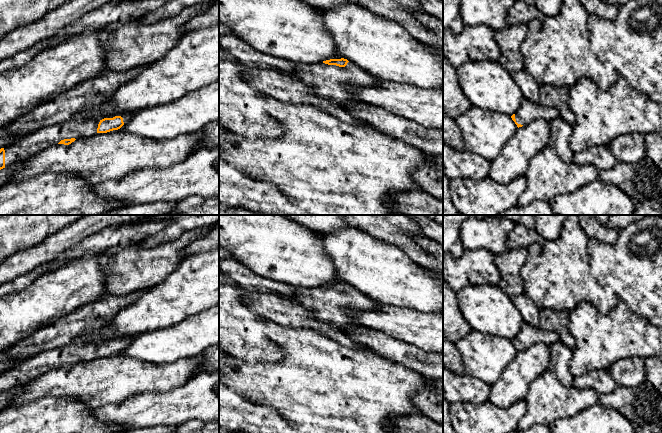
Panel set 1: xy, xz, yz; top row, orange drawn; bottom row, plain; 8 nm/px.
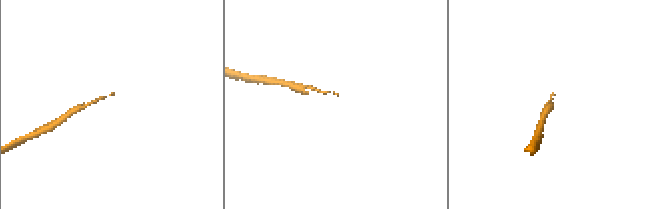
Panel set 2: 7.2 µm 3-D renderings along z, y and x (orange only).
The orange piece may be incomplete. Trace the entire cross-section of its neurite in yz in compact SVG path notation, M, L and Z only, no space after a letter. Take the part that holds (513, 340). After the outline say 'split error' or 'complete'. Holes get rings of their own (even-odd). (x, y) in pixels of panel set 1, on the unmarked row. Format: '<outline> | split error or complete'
M524 323L518 335L513 338L511 342L519 352L528 349L536 343L544 343L551 346L559 340L559 336L556 332L543 330L539 326Z | split error

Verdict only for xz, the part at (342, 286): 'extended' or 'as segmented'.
extended

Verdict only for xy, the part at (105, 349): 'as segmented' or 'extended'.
extended

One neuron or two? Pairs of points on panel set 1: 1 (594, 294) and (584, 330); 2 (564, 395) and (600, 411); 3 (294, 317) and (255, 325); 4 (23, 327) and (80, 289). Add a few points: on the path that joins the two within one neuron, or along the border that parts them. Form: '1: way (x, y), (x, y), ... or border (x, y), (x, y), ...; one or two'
1: border (614, 307), (600, 313), (581, 302), (569, 312); two
2: border (597, 402), (569, 416); two
3: border (246, 305), (253, 312), (266, 319); two
4: way (37, 313), (57, 293), (66, 289); one

